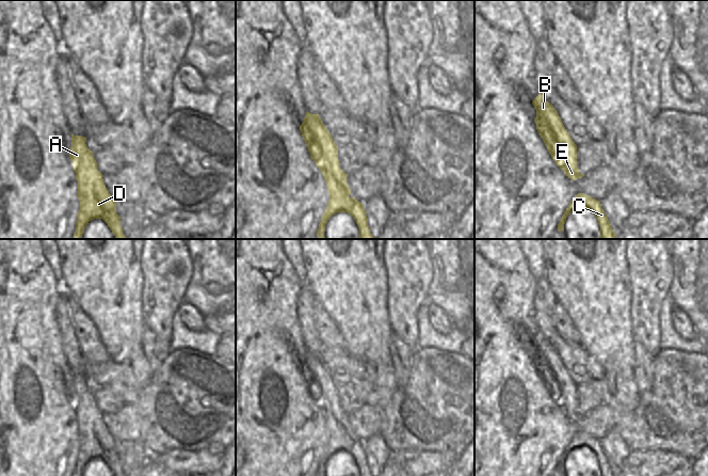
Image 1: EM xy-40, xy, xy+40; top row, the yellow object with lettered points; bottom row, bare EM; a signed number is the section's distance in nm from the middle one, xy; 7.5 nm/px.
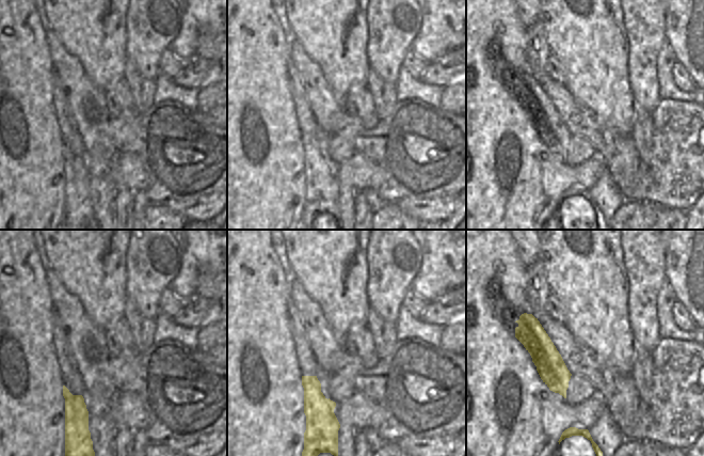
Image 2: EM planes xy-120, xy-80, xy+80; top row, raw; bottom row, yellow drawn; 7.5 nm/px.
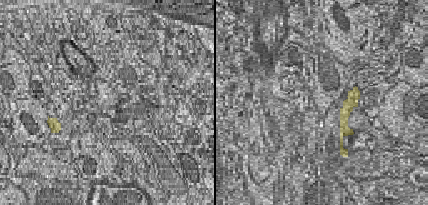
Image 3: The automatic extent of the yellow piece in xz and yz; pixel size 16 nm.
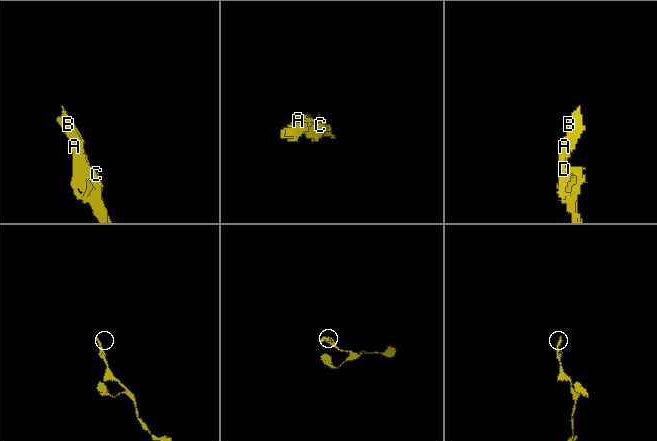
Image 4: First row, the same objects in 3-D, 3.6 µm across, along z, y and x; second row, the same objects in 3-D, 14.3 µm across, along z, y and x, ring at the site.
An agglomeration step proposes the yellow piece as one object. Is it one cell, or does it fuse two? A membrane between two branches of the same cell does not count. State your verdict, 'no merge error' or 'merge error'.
no merge error

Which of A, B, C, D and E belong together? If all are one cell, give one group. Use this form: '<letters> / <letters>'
A B C D E

